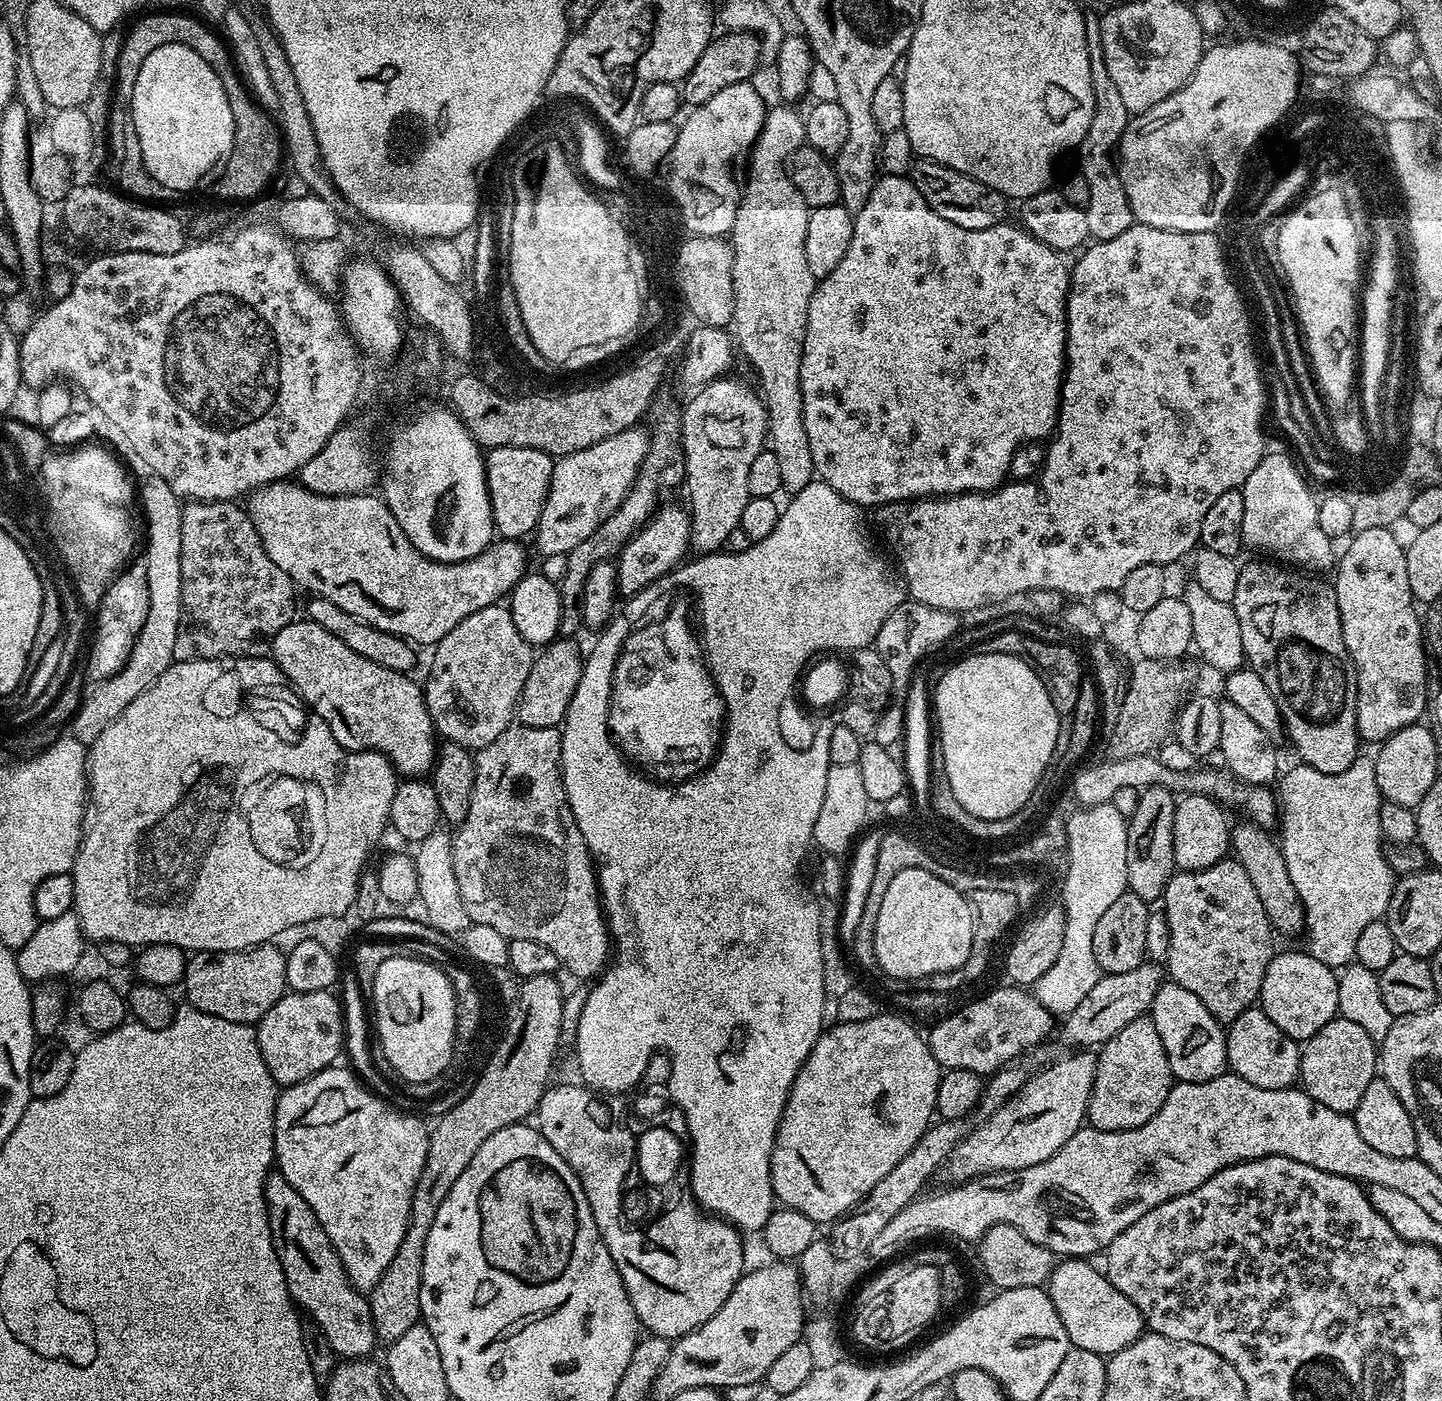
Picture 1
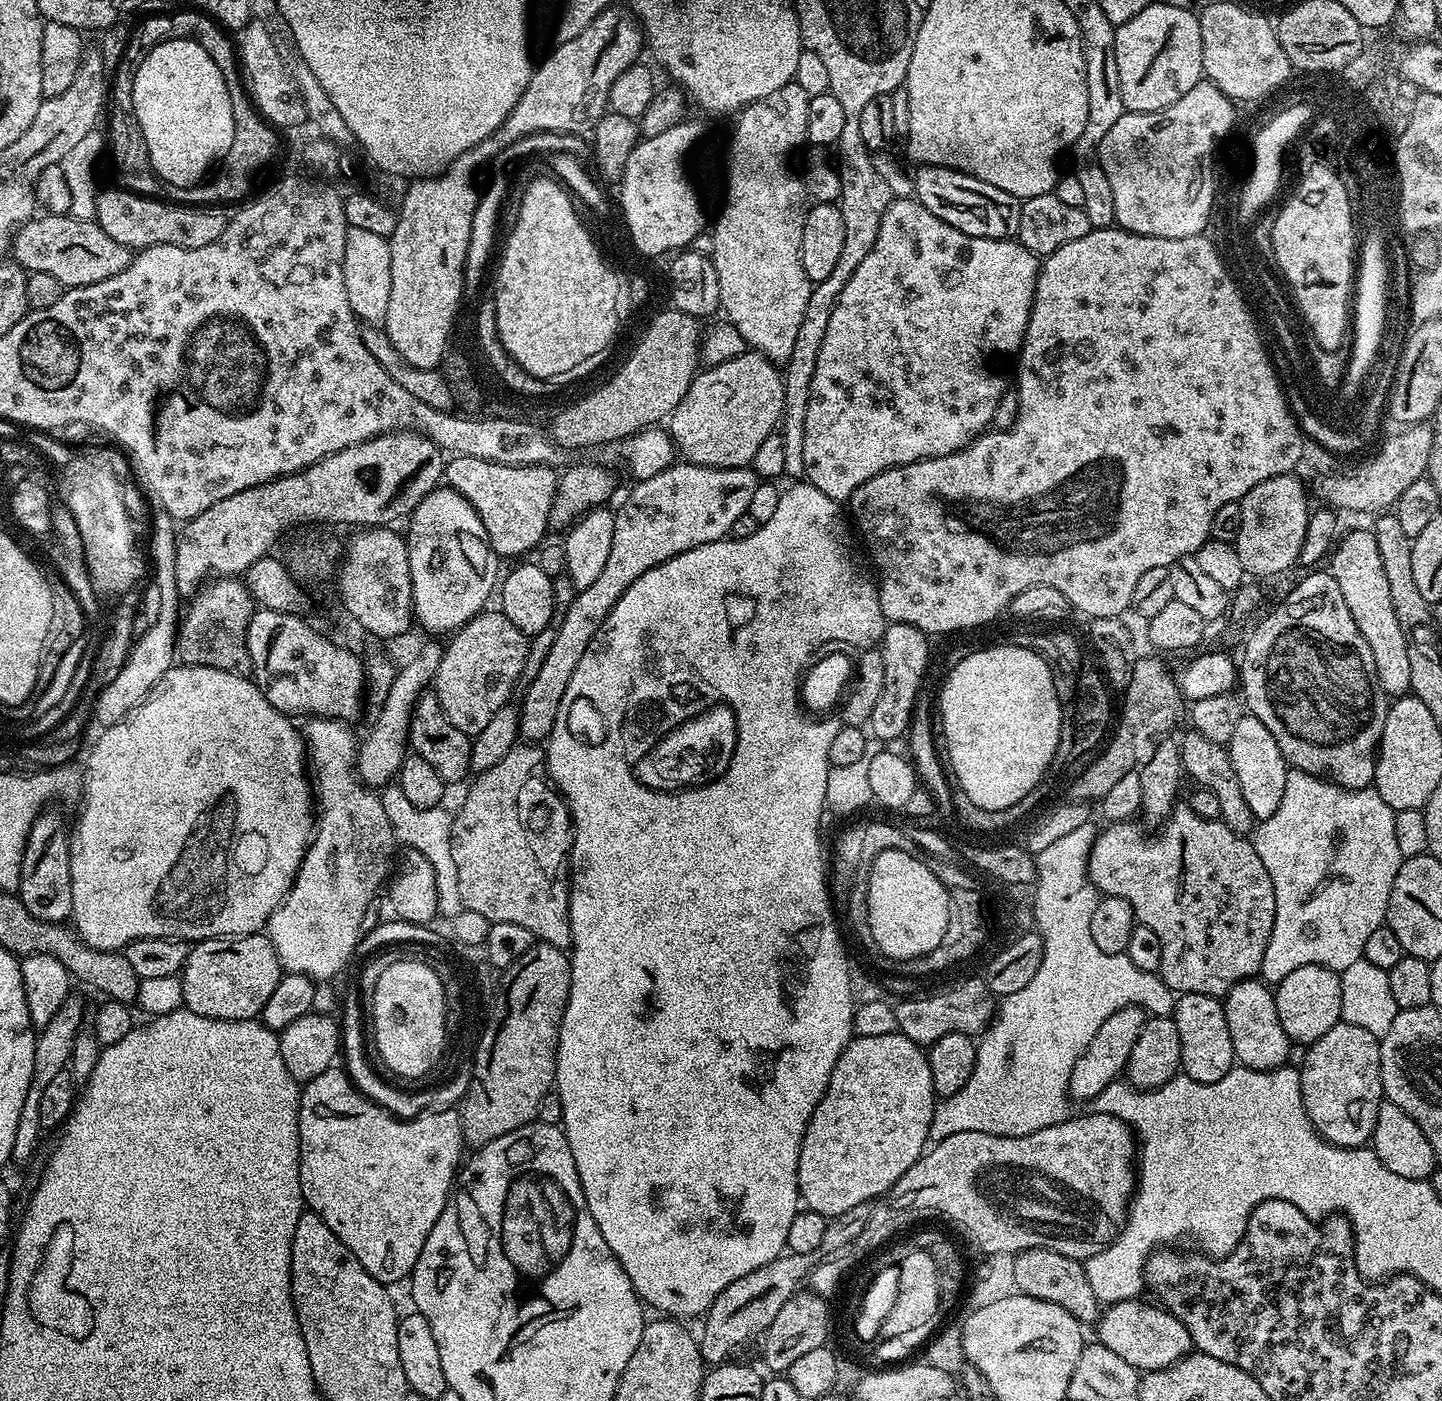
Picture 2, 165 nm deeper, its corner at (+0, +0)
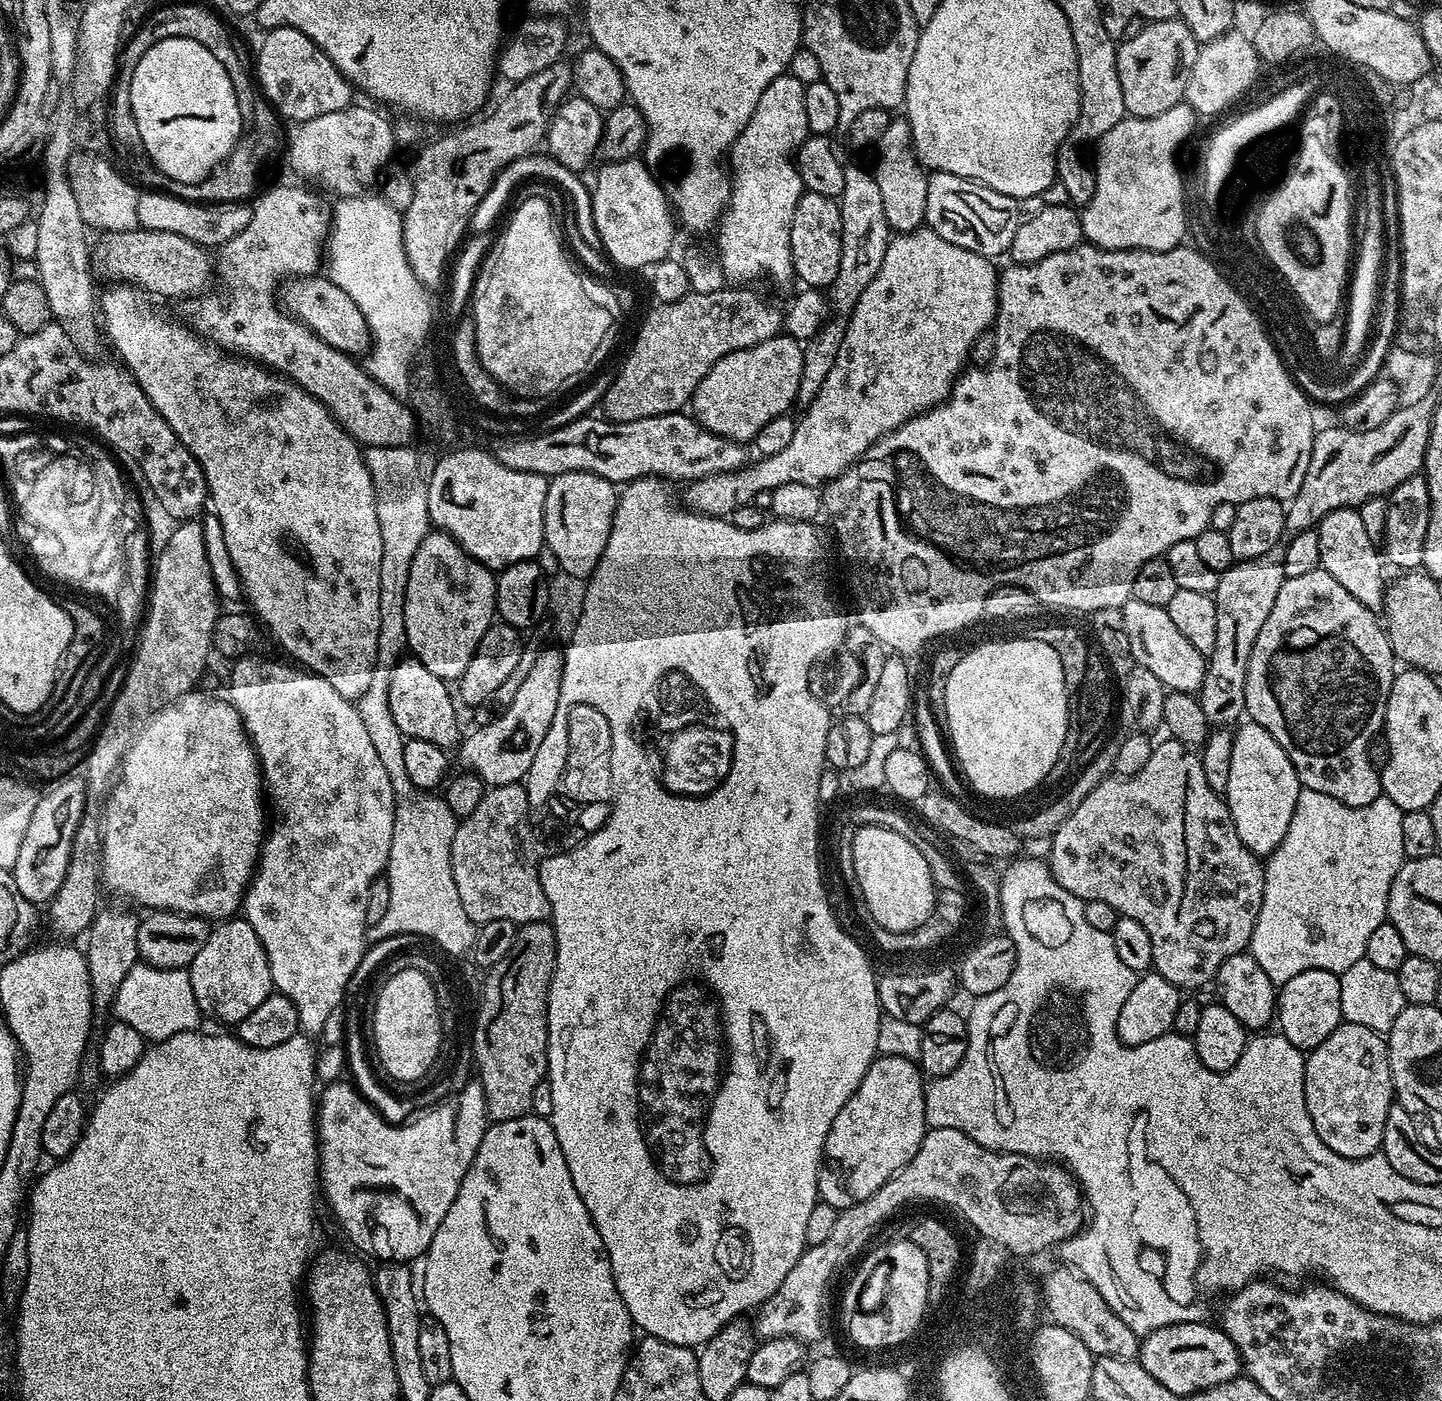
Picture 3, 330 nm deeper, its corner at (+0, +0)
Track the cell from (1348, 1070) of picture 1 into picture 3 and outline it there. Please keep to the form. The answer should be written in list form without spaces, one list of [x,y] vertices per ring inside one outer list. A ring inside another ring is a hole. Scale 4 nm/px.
[[[1341,1022],[1316,1048],[1307,1053],[1304,1061],[1304,1089],[1306,1090],[1306,1110],[1310,1110],[1310,1122],[1314,1122],[1314,1130],[1318,1130],[1318,1138],[1334,1150],[1334,1154],[1342,1154],[1342,1158],[1366,1158],[1375,1156],[1381,1151],[1384,1143],[1384,1127],[1386,1114],[1394,1102],[1392,1075],[1388,1061],[1388,1045],[1381,1033],[1370,1030],[1366,1026],[1358,1026]]]

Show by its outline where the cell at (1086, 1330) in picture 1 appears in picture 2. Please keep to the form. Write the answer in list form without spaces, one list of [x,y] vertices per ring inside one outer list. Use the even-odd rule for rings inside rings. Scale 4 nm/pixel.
[[[1137,1298],[1109,1304],[1098,1317],[1099,1343],[1114,1350],[1118,1358],[1130,1362],[1130,1366],[1134,1366],[1141,1374],[1162,1370],[1176,1360],[1183,1360],[1193,1351],[1190,1330],[1186,1330],[1186,1326],[1182,1326],[1182,1322],[1178,1322],[1172,1312],[1167,1312],[1155,1303],[1143,1304],[1142,1301]]]

